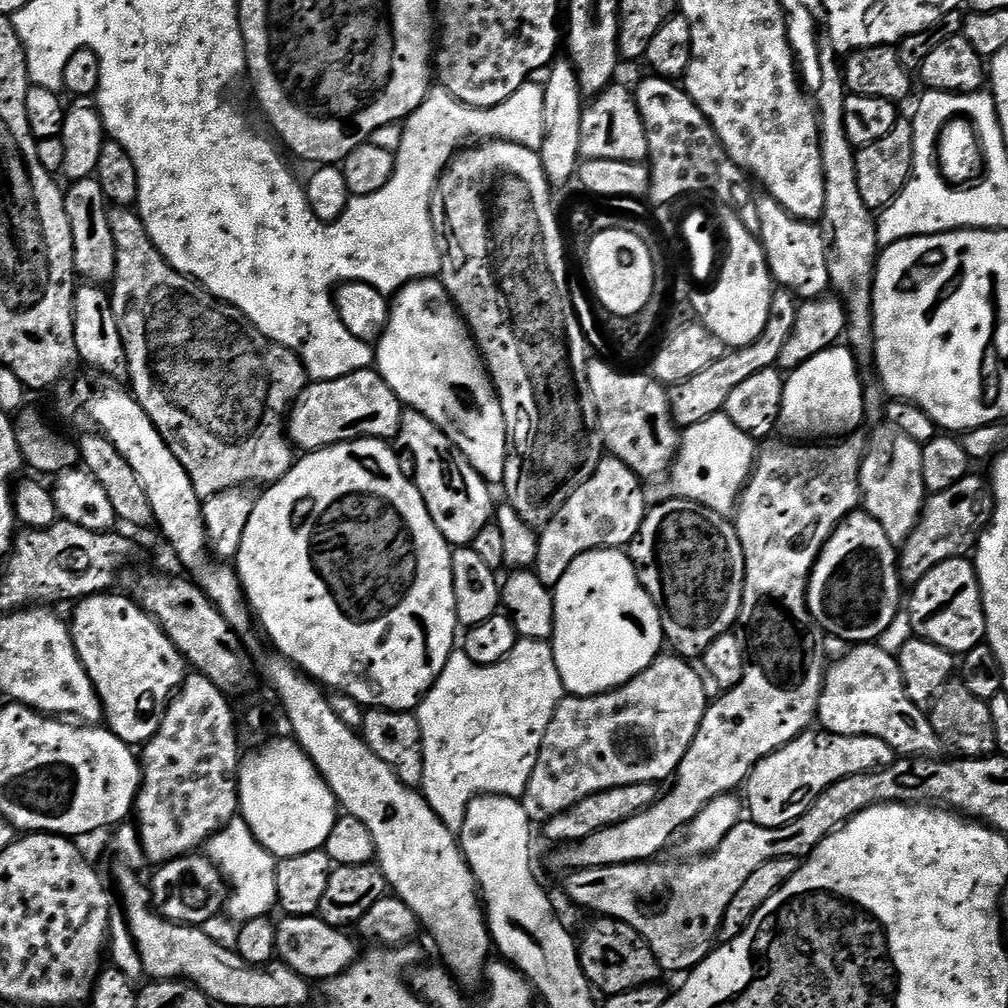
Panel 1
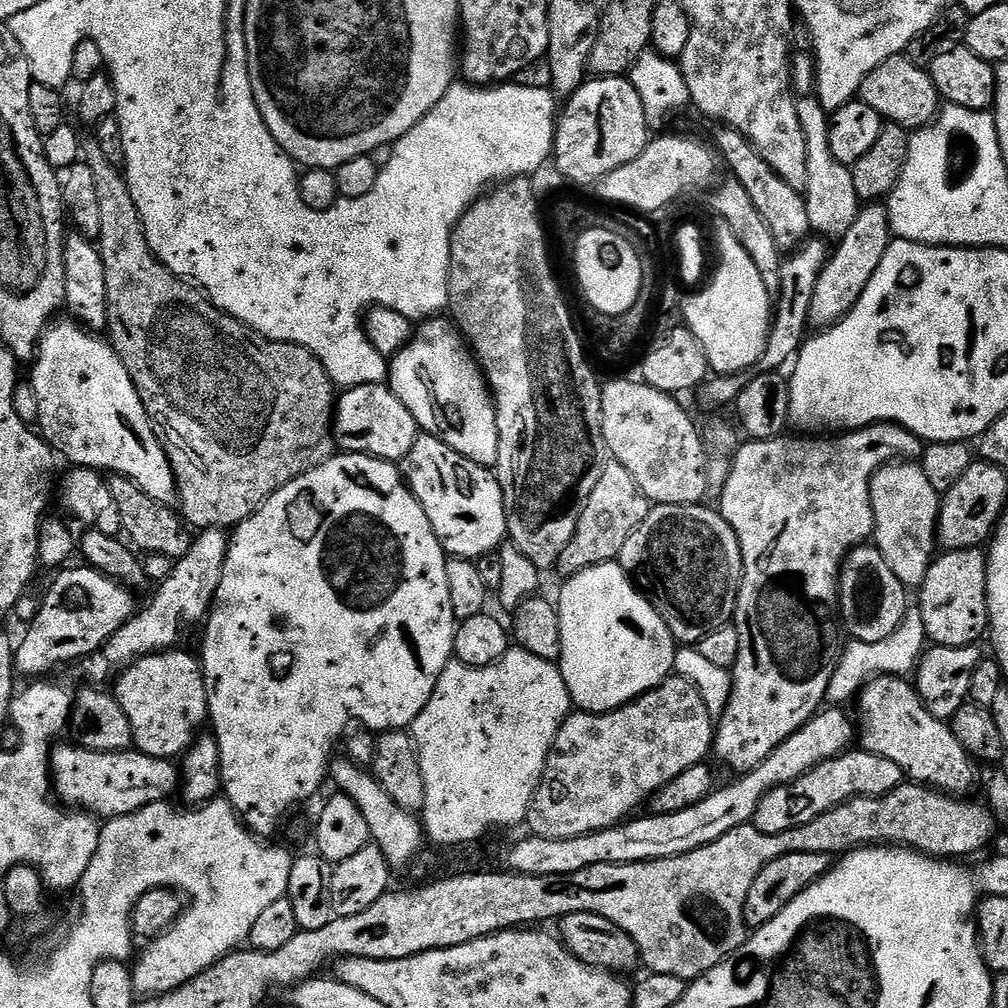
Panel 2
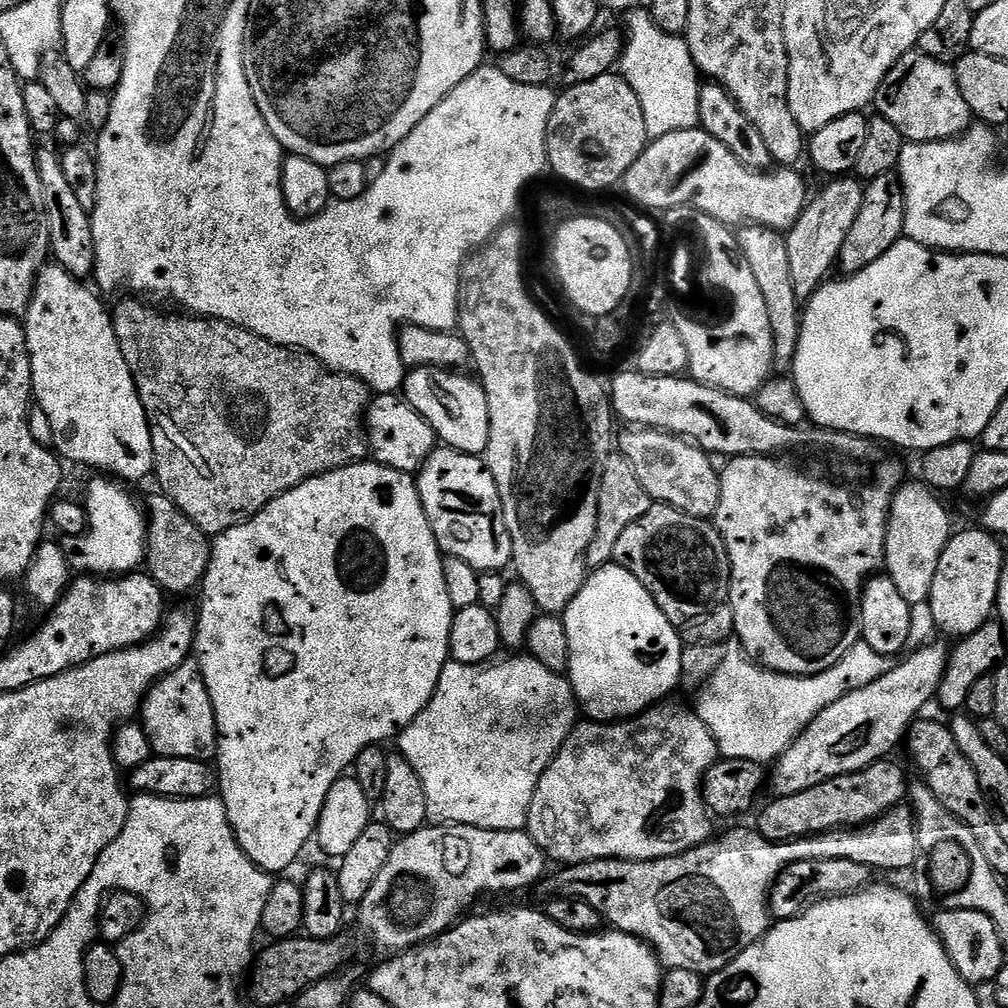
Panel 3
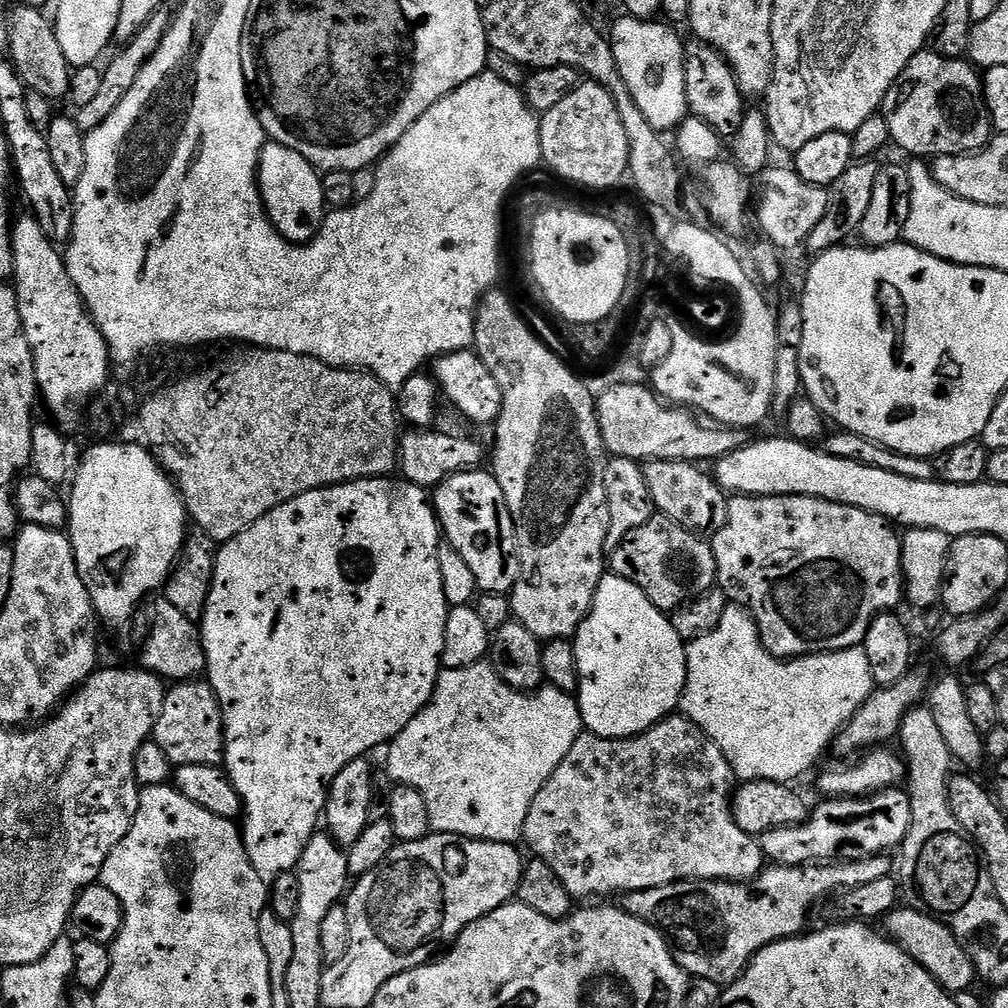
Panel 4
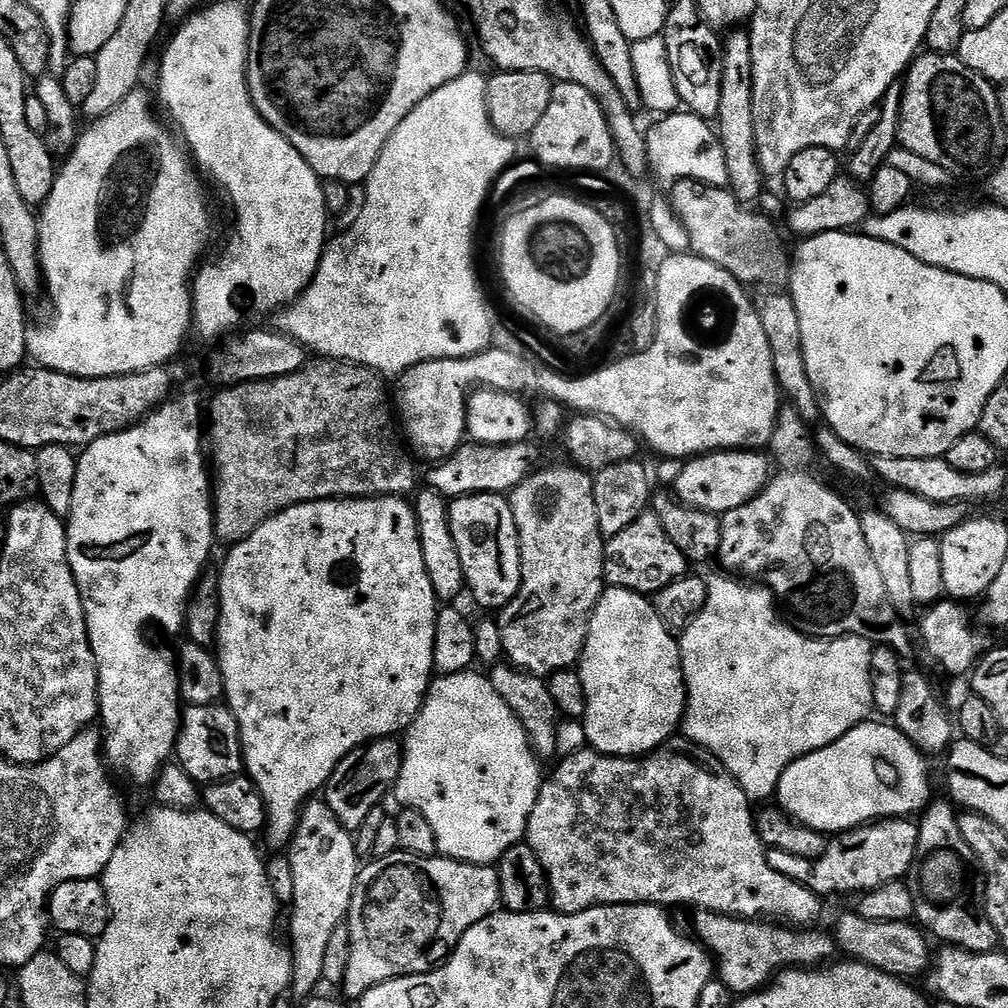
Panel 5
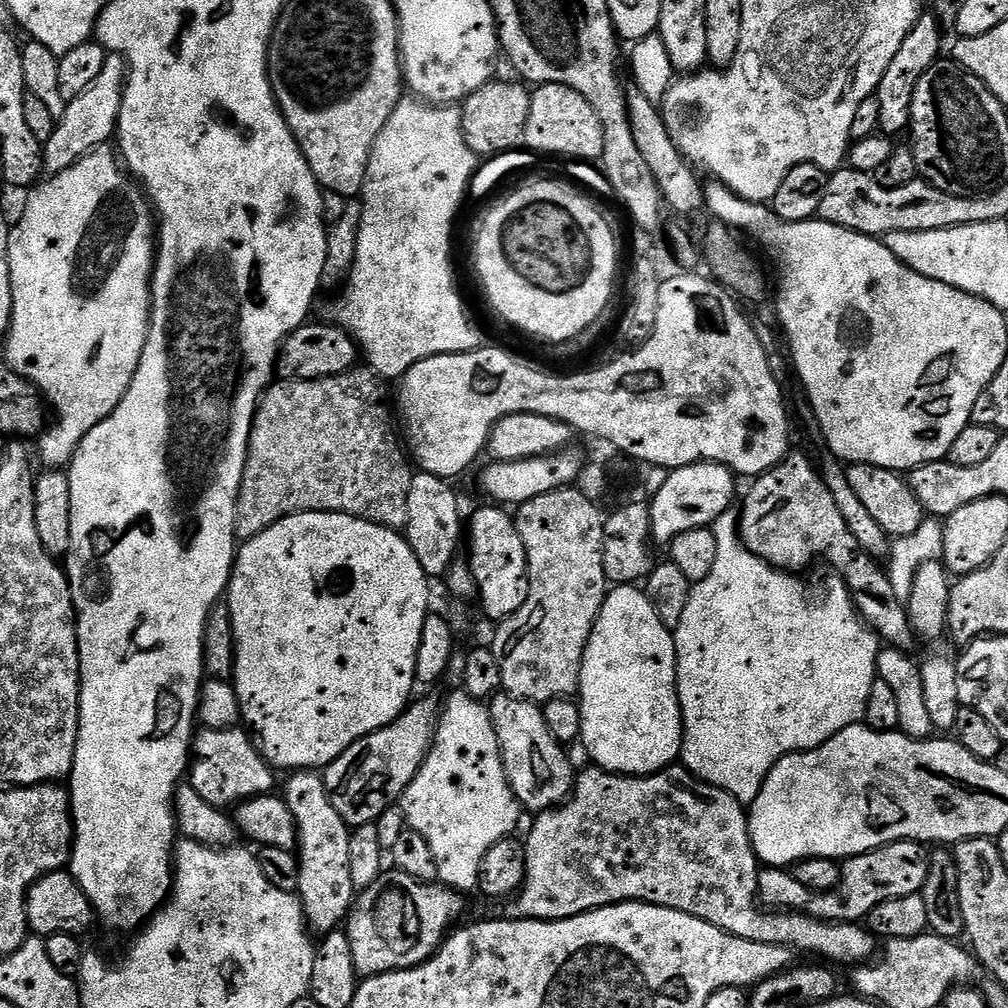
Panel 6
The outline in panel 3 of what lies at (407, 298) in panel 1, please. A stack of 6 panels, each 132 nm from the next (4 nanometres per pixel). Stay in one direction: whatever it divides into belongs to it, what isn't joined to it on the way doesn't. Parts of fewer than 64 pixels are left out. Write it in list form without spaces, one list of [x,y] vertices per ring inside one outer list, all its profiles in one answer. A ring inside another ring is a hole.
[[[414,368],[407,373],[402,396],[413,410],[422,414],[447,447],[471,456],[487,453],[490,438],[490,414],[484,389],[468,374],[443,368]]]

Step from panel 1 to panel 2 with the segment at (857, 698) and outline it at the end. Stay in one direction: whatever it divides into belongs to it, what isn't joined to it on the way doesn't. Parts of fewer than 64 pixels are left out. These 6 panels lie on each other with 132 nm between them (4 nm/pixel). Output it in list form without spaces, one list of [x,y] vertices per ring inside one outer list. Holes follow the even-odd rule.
[[[877,676],[860,689],[859,700],[858,744],[863,751],[898,762],[909,781],[926,784],[938,792],[971,793],[968,791],[972,788],[972,757],[962,742],[954,738],[951,727],[926,710],[915,687],[907,679]]]

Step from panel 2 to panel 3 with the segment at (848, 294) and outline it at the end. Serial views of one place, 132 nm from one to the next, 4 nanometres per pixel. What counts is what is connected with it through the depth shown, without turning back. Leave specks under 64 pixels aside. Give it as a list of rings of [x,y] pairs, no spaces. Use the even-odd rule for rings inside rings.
[[[896,172],[881,174],[878,178],[864,184],[862,210],[858,210],[858,218],[854,227],[846,234],[846,242],[840,251],[838,268],[841,273],[851,274],[866,270],[866,266],[878,262],[890,246],[894,246],[904,236],[906,222],[906,202],[904,201],[904,187]]]

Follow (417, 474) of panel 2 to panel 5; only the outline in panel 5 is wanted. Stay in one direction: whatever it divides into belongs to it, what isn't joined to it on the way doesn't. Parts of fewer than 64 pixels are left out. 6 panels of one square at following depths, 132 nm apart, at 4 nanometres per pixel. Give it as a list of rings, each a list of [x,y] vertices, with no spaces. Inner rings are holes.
[[[483,492],[459,496],[448,506],[448,521],[462,558],[462,570],[467,591],[472,592],[484,608],[503,610],[518,594],[522,574],[520,535],[514,522],[512,506],[507,495]]]

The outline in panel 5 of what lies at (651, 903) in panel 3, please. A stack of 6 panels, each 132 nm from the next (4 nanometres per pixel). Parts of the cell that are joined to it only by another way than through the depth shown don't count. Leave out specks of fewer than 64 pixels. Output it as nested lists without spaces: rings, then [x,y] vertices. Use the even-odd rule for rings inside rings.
[[[703,910],[697,911],[695,915],[695,939],[711,949],[718,961],[718,978],[740,998],[767,989],[781,971],[789,966],[808,966],[811,960],[826,959],[832,948],[834,952],[831,939],[776,940],[778,928],[772,922],[734,922],[733,917]]]

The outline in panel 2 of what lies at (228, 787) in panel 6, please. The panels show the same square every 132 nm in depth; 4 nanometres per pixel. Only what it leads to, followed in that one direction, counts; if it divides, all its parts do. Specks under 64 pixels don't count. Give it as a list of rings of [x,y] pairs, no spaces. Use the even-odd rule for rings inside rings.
[[[180,651],[141,656],[115,677],[114,695],[130,722],[135,747],[155,760],[183,757],[208,720],[204,670],[193,653]]]

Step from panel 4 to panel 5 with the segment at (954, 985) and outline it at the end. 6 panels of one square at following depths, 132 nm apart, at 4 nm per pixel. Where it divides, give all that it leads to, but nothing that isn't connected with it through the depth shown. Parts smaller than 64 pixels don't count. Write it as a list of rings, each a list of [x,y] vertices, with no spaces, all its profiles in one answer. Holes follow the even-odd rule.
[[[856,910],[841,918],[840,925],[836,928],[836,936],[834,935],[839,951],[841,948],[848,955],[845,957],[901,978],[923,977],[927,973],[930,967],[927,939],[929,937],[915,923],[870,922],[870,918],[862,918]]]

